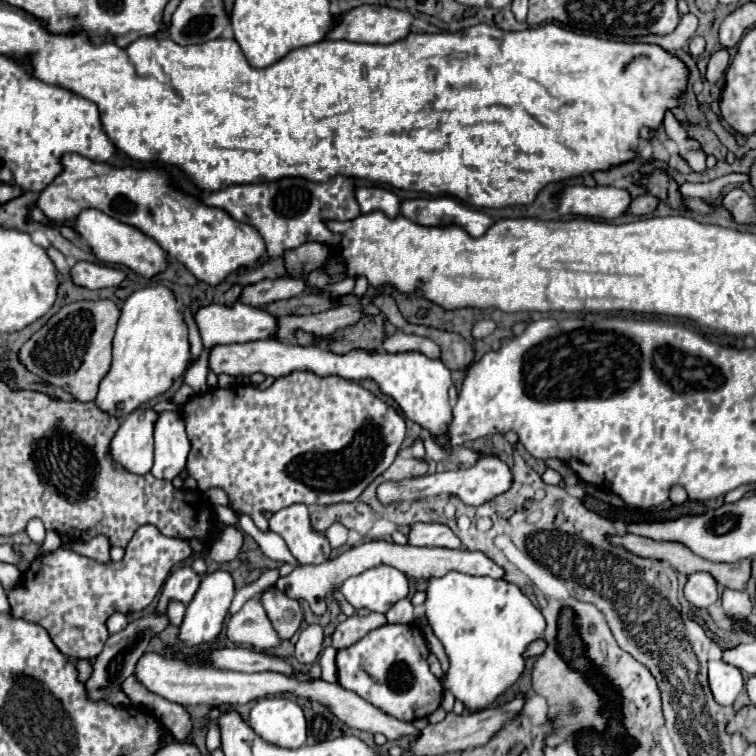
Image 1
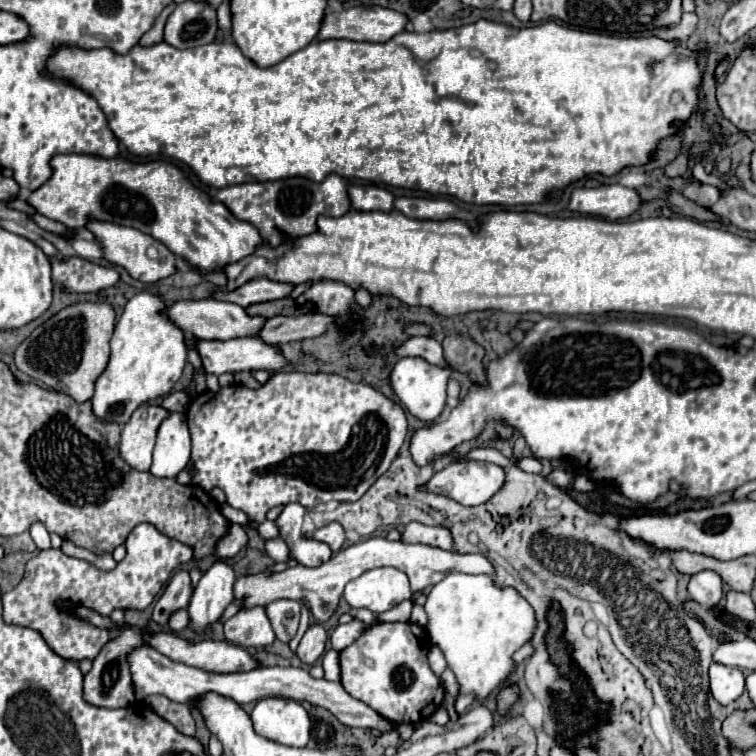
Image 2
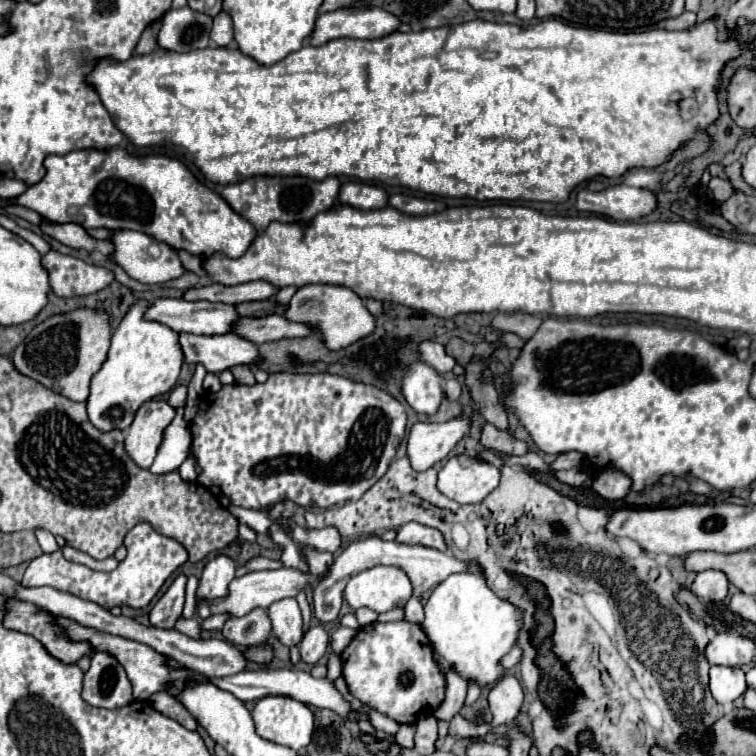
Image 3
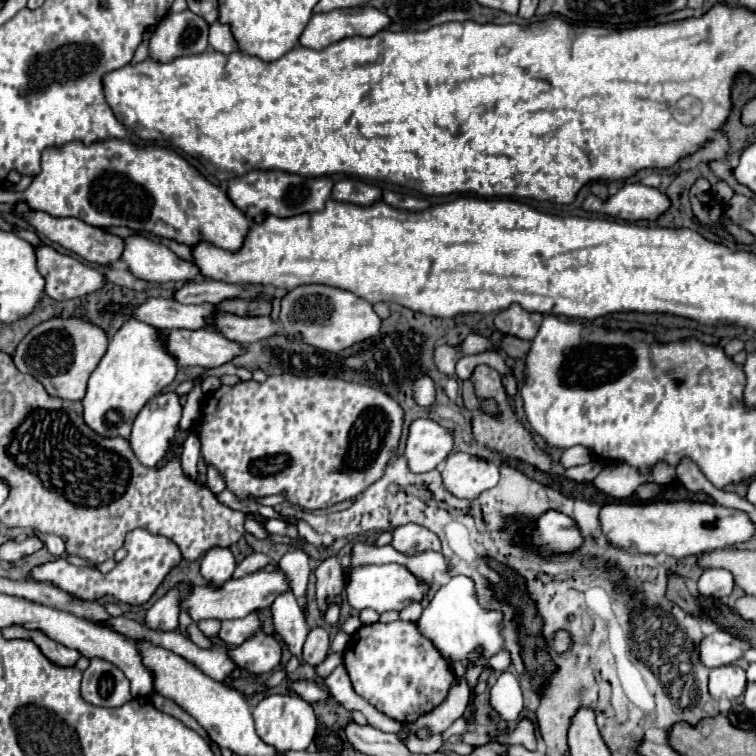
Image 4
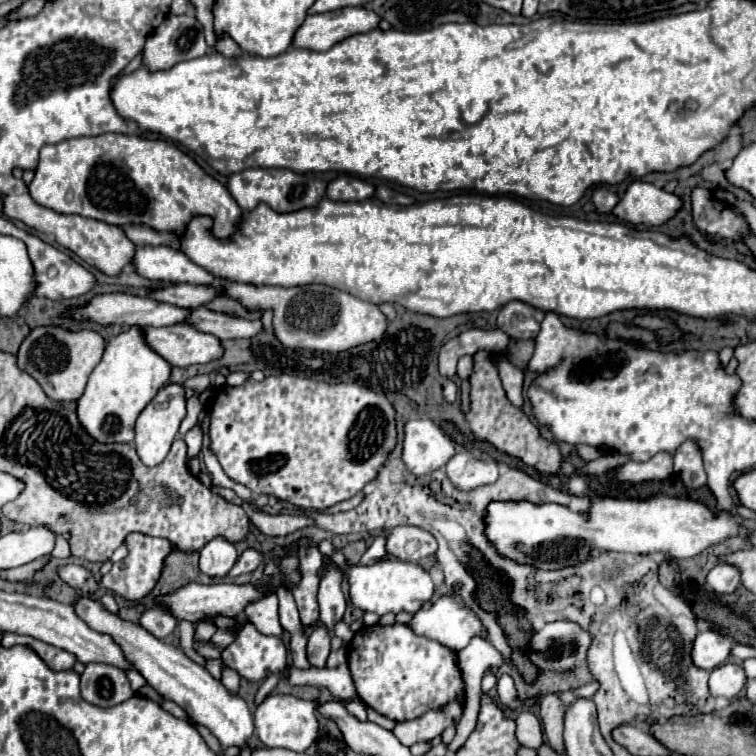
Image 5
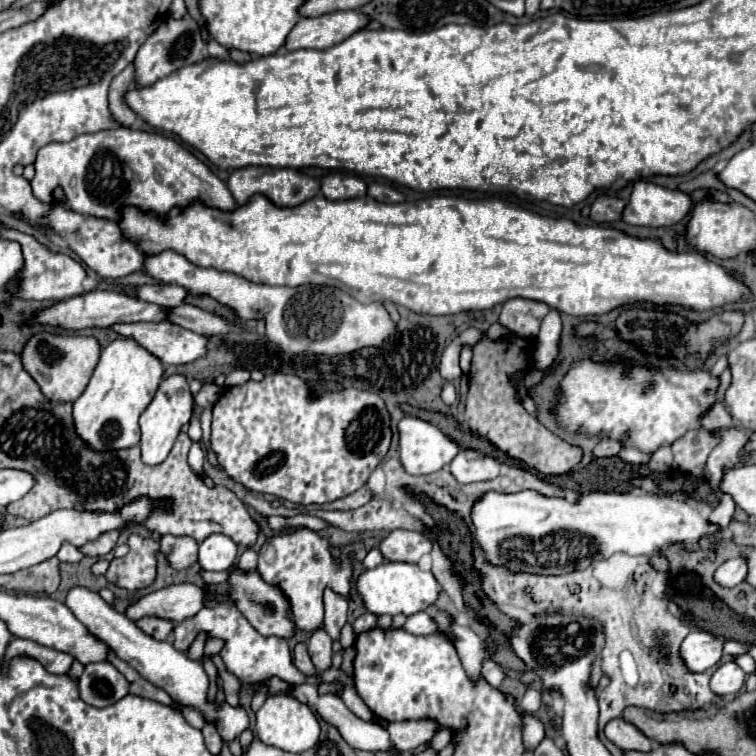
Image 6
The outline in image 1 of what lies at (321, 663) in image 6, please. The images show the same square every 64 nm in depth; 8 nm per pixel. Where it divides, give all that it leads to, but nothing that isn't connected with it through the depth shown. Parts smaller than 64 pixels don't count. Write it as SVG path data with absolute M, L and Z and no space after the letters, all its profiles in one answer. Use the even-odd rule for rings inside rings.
M318 624L306 626L296 644L296 660L300 664L314 664L324 648L324 628Z

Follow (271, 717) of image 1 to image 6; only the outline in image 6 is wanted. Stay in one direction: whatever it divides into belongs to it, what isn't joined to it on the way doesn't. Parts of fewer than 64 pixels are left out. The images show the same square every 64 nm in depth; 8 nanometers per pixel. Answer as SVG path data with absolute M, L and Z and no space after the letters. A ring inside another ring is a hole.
M280 694L280 696L268 696L264 706L256 712L256 732L264 744L300 754L318 742L320 724L318 724L316 714L306 704L298 702L292 696Z

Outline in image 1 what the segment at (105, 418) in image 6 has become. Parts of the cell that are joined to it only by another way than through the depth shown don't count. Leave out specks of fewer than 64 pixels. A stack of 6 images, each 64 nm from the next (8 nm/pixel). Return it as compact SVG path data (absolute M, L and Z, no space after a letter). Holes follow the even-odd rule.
M148 286L136 290L126 304L118 320L118 328L112 342L112 366L100 382L94 404L122 420L142 402L150 402L170 390L190 362L188 326L178 310L174 294L164 286Z

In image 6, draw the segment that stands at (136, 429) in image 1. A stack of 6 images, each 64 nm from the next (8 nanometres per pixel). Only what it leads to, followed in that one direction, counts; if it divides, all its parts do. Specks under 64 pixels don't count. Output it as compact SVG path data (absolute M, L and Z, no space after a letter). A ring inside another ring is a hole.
M172 374L160 382L154 400L150 402L150 406L140 416L140 430L142 430L140 448L142 448L142 460L146 464L154 466L154 464L160 464L166 460L166 456L170 454L170 450L172 450L172 446L180 434L180 428L190 422L192 406L194 406L194 398L192 398L186 376Z

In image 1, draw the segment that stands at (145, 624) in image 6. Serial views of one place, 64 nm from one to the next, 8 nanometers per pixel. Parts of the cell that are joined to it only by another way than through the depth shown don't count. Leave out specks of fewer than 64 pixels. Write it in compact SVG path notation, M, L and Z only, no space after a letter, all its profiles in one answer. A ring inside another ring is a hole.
M182 566L182 568L174 570L164 584L164 590L162 590L162 596L158 600L156 612L166 614L168 604L172 600L188 604L194 598L196 590L198 590L198 584L200 584L200 576L196 576L190 566Z

